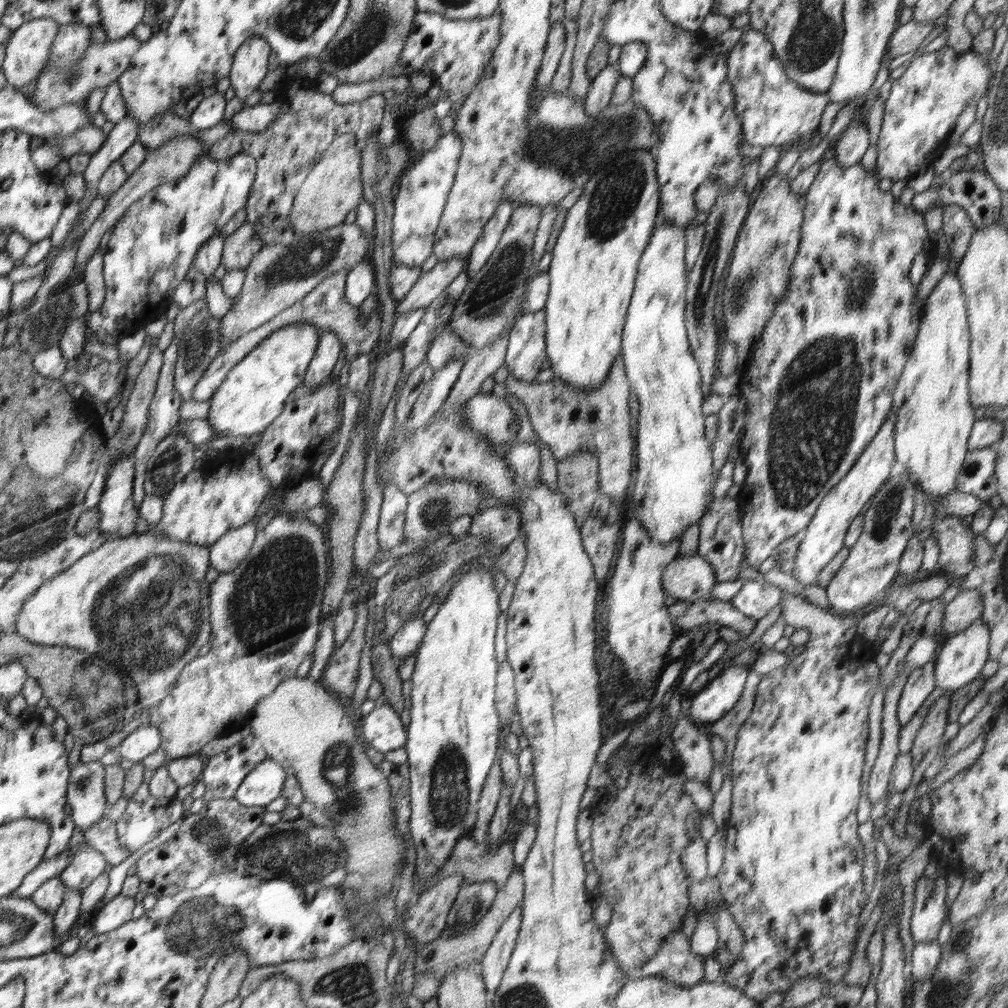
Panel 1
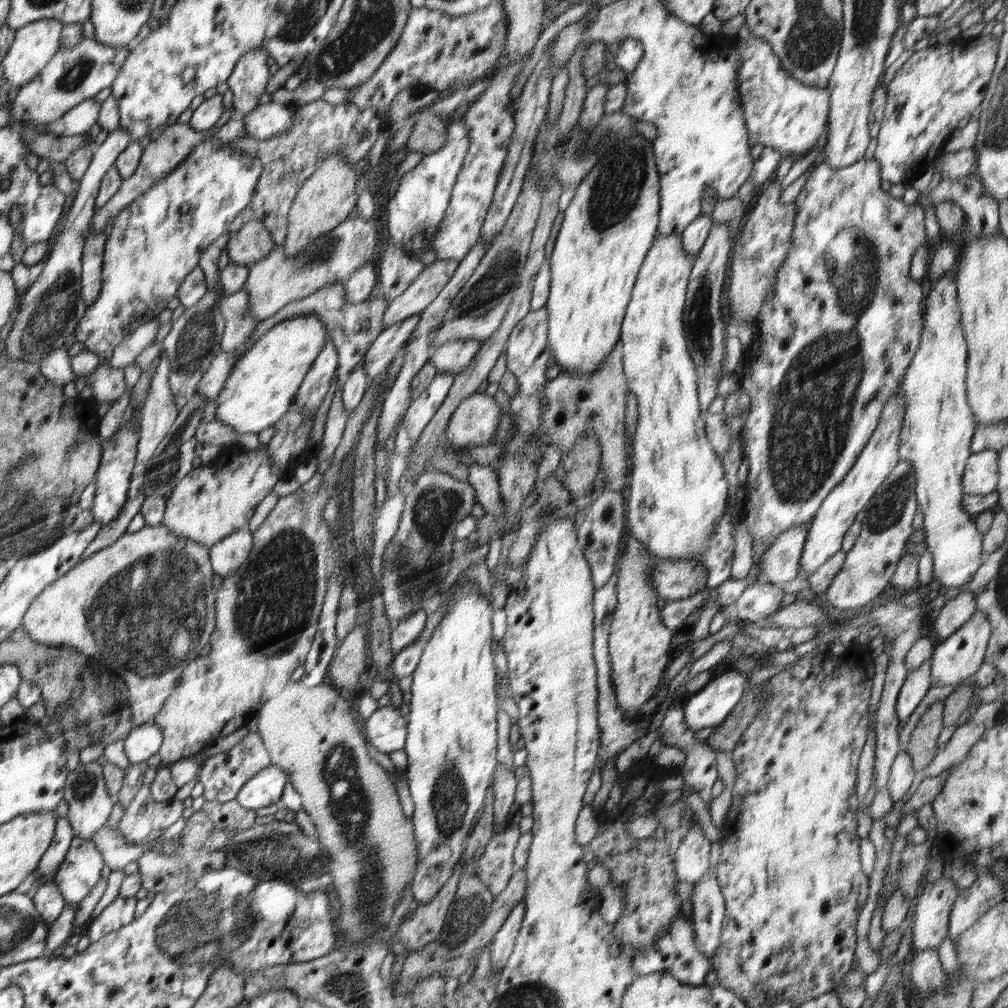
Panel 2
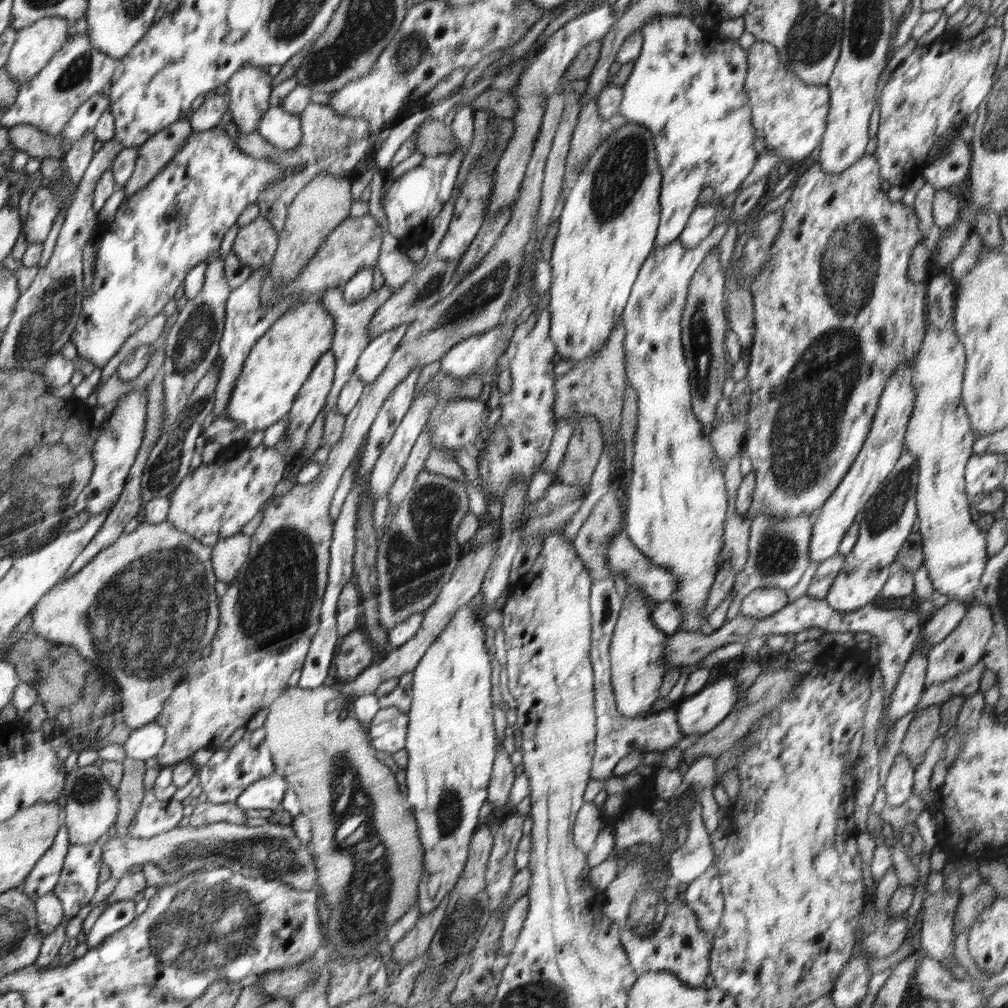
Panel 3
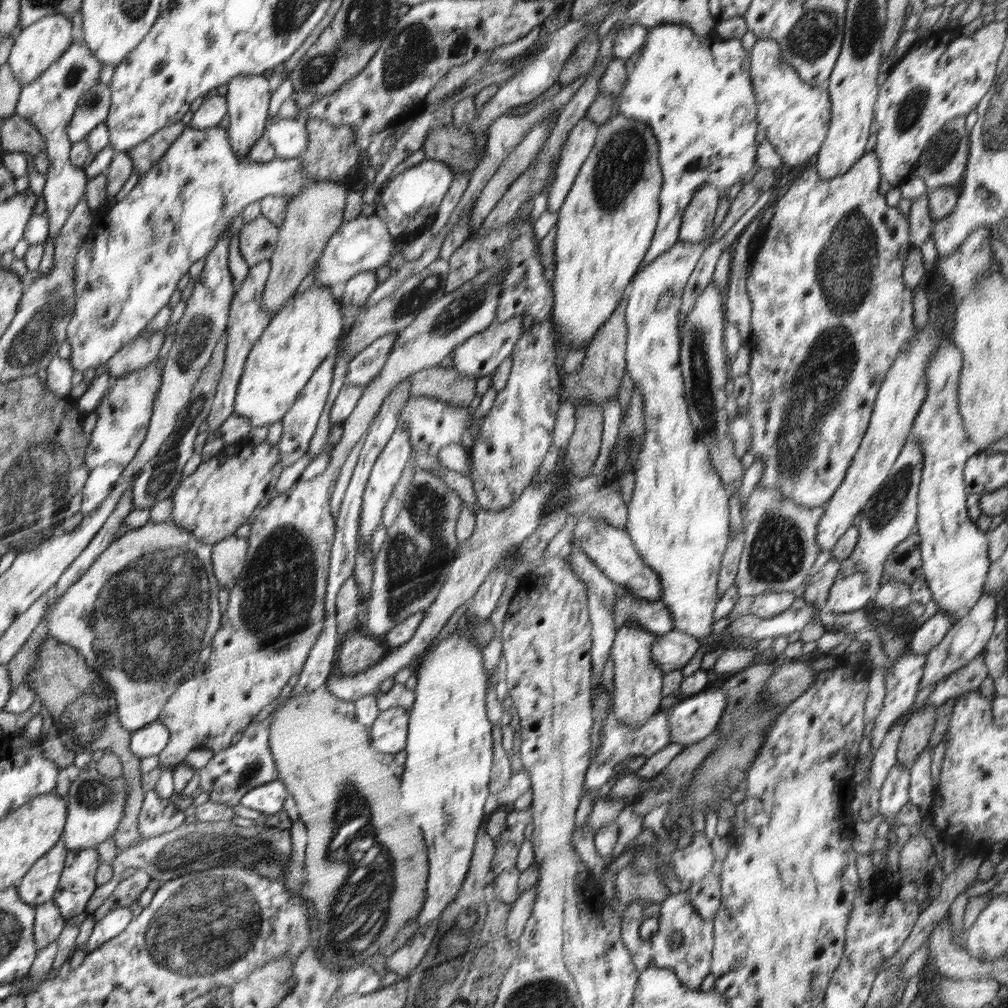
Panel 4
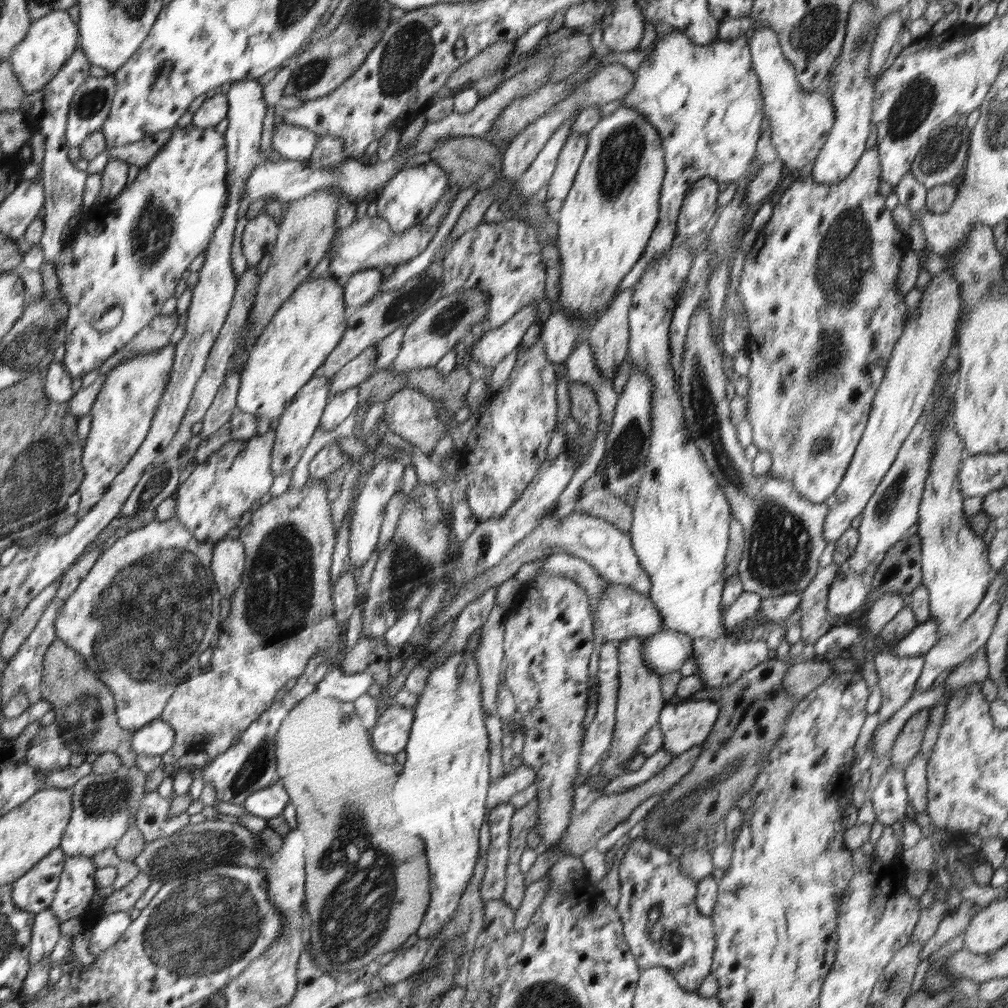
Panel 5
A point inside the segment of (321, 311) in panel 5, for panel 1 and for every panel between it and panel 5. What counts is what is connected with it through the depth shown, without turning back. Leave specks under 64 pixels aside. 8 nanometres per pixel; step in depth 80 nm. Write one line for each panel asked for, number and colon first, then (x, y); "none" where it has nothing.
1: (253, 395)
2: (259, 390)
3: (277, 366)
4: (305, 332)

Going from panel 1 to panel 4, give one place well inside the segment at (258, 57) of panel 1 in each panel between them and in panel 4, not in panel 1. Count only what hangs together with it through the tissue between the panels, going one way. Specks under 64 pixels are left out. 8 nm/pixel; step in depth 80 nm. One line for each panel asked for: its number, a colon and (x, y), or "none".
2: (248, 82)
3: (249, 88)
4: (248, 96)

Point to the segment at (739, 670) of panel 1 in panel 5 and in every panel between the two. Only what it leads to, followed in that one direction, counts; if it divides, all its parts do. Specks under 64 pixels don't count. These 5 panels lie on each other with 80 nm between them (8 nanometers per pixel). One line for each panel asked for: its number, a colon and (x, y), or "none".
2: (709, 707)
3: (698, 714)
4: (692, 719)
5: (683, 725)

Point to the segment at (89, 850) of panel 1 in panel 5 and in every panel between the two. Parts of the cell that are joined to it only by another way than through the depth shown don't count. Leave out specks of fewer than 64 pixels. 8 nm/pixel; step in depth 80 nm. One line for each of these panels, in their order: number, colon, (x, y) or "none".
2: (76, 876)
3: (78, 879)
4: (72, 896)
5: (74, 897)

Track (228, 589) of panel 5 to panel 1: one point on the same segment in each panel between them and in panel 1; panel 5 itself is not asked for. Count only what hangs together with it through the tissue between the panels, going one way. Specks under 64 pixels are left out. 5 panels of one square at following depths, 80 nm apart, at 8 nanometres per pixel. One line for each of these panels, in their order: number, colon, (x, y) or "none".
1: (230, 549)
2: (227, 555)
3: (229, 554)
4: (229, 555)

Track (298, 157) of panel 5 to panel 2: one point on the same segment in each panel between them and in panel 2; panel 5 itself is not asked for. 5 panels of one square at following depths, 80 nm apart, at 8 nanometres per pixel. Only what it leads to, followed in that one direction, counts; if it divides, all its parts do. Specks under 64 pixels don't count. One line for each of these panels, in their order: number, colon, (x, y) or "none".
2: (273, 119)
3: (283, 130)
4: (289, 137)

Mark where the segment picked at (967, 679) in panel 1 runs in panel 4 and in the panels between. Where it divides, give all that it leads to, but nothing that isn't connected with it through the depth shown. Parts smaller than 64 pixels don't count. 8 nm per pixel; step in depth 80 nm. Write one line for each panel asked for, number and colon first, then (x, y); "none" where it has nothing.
2: (956, 659)
3: (965, 645)
4: (968, 637)

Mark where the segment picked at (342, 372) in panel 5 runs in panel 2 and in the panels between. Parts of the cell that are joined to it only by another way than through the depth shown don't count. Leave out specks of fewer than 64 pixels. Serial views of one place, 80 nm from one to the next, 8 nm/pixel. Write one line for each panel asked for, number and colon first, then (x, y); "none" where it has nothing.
2: (382, 351)
3: (370, 364)
4: (366, 365)

